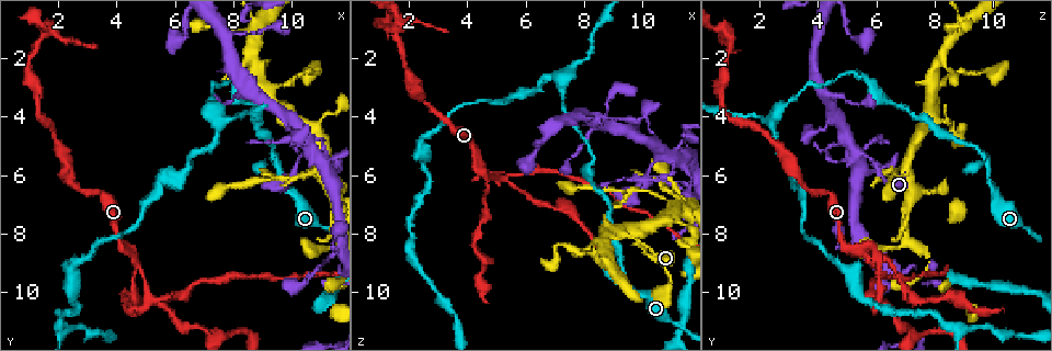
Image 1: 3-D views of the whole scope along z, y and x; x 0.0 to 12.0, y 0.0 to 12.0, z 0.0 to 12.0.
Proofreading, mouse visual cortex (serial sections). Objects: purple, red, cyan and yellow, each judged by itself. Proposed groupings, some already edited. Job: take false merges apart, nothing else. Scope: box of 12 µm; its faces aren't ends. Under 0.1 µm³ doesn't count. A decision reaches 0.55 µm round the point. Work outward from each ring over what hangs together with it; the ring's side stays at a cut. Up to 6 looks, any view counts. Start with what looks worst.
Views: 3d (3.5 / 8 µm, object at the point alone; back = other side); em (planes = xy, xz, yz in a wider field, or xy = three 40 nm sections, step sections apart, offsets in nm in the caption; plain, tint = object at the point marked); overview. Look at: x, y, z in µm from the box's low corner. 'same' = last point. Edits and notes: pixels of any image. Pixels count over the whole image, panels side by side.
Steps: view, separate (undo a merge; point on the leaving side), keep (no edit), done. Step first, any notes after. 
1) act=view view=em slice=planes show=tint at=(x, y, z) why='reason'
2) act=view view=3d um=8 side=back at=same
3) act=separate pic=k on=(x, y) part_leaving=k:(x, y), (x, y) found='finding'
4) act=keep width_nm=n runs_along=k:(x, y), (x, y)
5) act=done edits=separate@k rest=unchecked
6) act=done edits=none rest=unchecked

act=view view=em slice=xy step=3 show=tint at=(4.2, 8.4, 4.9) why='abrupt turn'

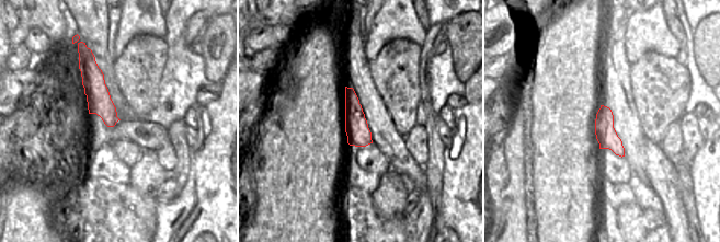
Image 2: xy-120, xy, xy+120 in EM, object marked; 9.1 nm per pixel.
act=view view=3d um=3.5 side=back at=same

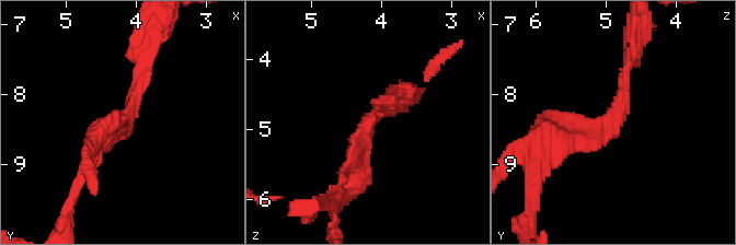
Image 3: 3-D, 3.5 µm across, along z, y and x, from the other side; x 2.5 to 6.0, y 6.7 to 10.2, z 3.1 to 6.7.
act=keep runs_along=3:(630, 60), (613, 124), (545, 127) found='one cell here'

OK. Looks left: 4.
act=view view=3d um=3.5 side=back at=(5.2, 10.1, 6.1) why='arms part here'

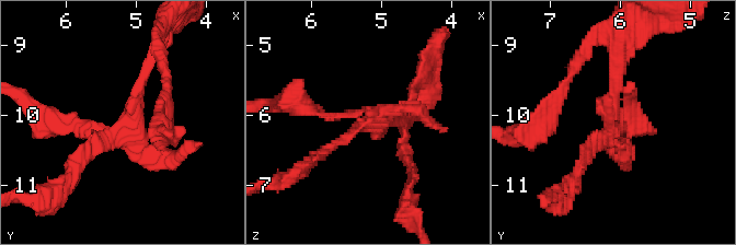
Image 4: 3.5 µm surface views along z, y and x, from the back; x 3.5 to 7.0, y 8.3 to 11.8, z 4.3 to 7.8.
act=view view=em slice=xy step=2 show=tint at=(5.25, 10.20, 6.10)

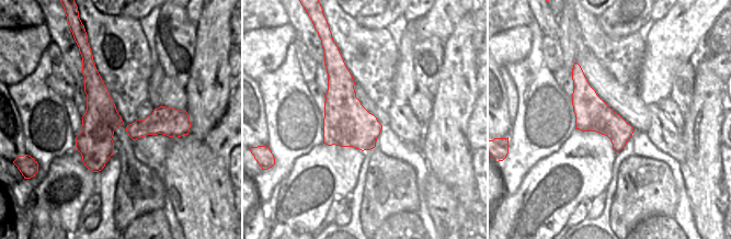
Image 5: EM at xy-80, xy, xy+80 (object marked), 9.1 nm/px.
act=separate pic=4 on=(426, 118) part_leaving=4:(357, 114), (323, 116), (307, 105), (276, 105) found='two cells meet here'

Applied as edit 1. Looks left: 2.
act=view view=3d um=8 at=(1.7, 1.2, 1.0) why='sharp bend'

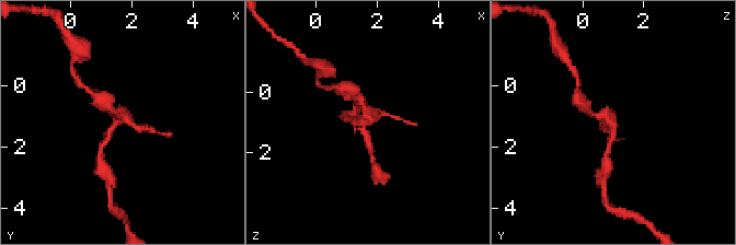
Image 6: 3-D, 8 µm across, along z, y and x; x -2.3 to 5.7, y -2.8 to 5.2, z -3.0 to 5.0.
act=view view=em slice=xy step=1 show=tint at=(1.7, 1.1, 1.0)

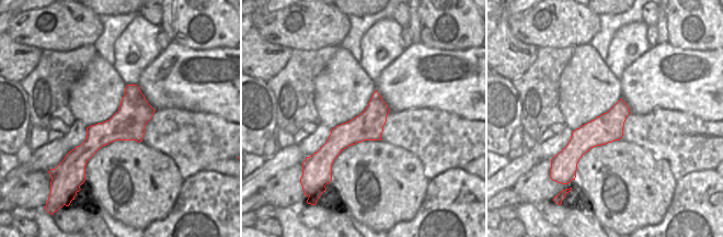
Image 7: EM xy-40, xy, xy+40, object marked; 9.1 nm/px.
act=keep runs_along=7:(134, 87), (133, 106), (73, 156) found='all the same cell'

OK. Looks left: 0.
act=done edits=separate@4 rest=unchecked

